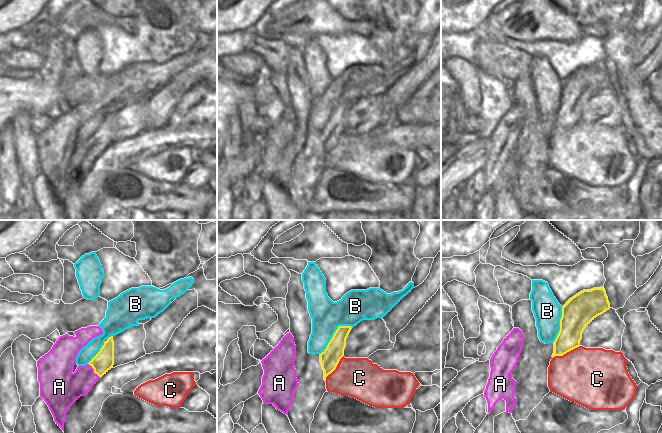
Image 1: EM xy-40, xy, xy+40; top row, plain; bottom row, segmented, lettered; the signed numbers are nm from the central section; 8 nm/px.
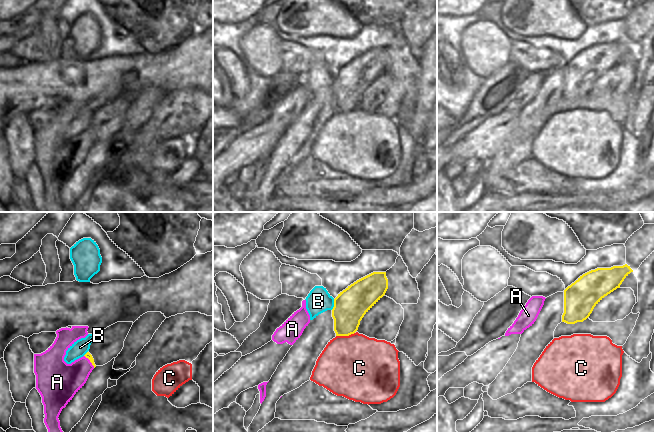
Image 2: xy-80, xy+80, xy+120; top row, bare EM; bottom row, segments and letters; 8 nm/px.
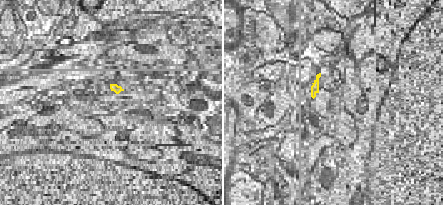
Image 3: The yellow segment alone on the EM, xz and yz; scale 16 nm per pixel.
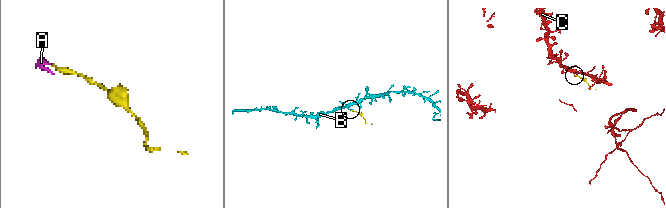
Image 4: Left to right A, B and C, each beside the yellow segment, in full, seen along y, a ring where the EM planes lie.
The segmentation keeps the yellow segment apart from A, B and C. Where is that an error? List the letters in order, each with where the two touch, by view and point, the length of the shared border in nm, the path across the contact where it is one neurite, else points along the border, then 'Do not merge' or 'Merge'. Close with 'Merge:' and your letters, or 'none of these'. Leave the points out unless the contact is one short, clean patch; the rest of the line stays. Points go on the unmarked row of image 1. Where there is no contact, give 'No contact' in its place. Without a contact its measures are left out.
A: Touches yellow at xy-40 (94, 147). Shared border 160 nm. Boundary: xy-40 (88, 139), (100, 153). Do not merge
B: Touches yellow at xy (334, 110). Shared border 340 nm. Do not merge
C: Touches yellow at xy (335, 144). Shared border 260 nm. Boundary: xy (343, 131), (325, 157). Do not merge
Merge: none of these

